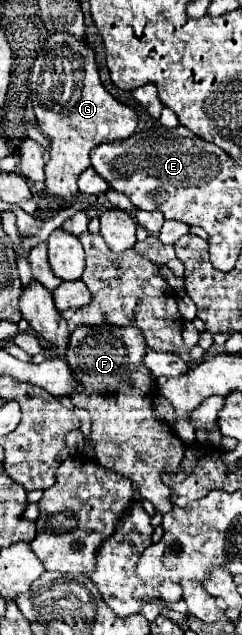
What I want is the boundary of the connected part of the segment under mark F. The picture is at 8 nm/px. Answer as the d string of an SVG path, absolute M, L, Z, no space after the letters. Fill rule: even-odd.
M81 327L69 337L65 359L73 369L81 387L73 393L71 401L75 407L85 409L91 415L91 447L97 461L105 469L113 469L127 477L141 493L143 499L155 505L155 511L165 515L173 509L169 497L169 485L161 481L163 473L177 473L181 469L181 457L185 453L185 443L173 433L171 427L159 423L153 411L153 377L143 365L143 355L147 351L145 339L135 327ZM107 385L115 389L115 399L89 399L101 397L101 389Z

